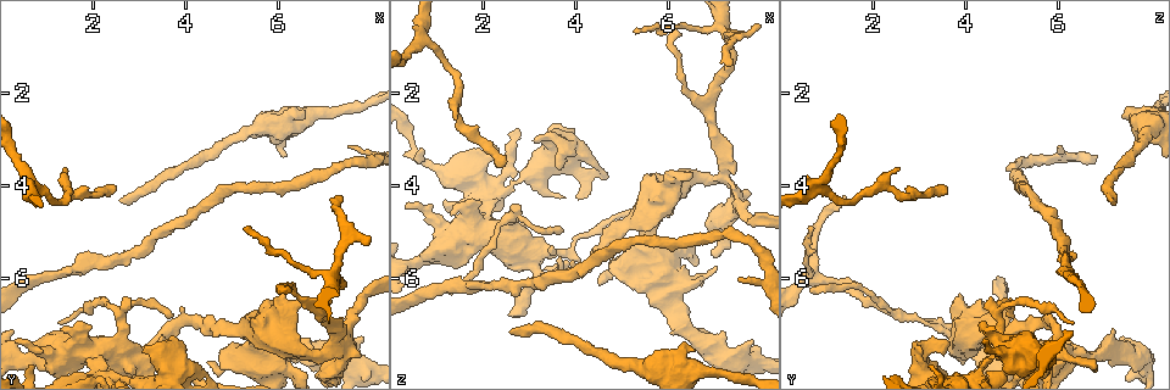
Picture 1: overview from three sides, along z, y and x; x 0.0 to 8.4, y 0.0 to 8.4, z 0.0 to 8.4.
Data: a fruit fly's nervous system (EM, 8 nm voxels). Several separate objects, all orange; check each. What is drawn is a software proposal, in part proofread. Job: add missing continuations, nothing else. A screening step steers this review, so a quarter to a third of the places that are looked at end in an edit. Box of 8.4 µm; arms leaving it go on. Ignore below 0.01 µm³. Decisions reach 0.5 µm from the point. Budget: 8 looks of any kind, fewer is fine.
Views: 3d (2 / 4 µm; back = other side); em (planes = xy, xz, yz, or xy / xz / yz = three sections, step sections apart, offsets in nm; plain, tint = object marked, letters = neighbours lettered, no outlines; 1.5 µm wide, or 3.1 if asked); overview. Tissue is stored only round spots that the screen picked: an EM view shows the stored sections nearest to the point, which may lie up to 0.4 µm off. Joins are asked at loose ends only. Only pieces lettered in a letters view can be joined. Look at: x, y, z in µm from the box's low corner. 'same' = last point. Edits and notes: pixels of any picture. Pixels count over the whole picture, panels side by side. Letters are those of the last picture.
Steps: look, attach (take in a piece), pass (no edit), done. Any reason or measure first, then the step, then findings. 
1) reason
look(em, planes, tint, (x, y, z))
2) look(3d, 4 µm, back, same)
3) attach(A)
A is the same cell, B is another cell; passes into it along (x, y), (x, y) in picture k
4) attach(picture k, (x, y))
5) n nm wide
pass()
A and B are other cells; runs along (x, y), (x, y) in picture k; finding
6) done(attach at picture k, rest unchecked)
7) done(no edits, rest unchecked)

an open end
look(3d, 4 µm, (2.55, 4.30, 7.15))

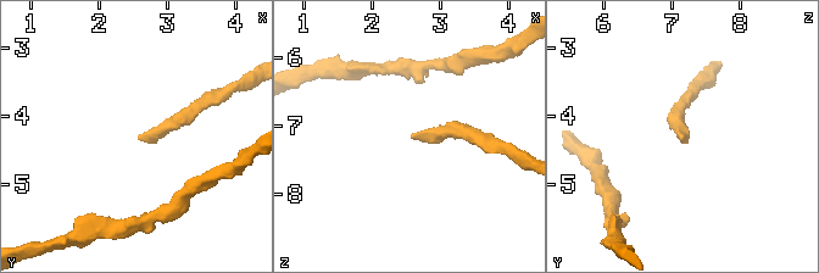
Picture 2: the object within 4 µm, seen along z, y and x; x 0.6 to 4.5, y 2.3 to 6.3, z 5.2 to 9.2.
need the tissue
look(em, xy, step 4, tint, (2.60, 4.30, 7.20))

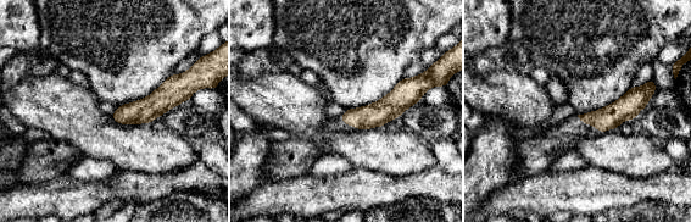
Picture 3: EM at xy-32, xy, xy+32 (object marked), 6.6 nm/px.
look(em, planes, letters, same)

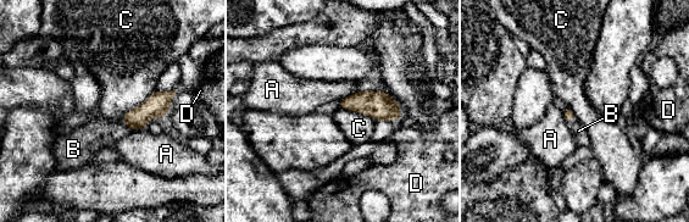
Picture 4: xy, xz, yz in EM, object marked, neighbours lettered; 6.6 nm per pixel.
attach(B)
B is the same cell, A, C and D are other cells; passes into it along (156, 105), (127, 125), (99, 133) in picture 4; it goes on there

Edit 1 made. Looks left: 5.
see it whole again
look(overview)

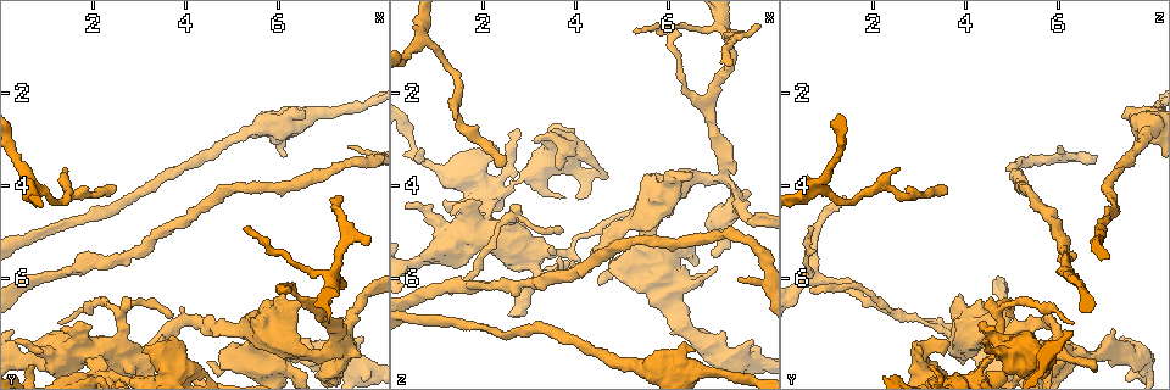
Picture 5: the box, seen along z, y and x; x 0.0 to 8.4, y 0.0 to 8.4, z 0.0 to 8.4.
branch stops here
look(3d, 4 µm, (2.40, 4.10, 3.65))

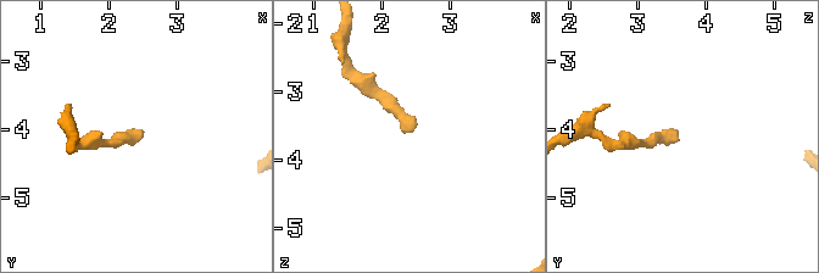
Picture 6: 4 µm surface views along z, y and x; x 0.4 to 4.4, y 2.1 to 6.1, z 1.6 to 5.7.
look(em, xz, step 8, tint, (2.45, 4.05, 3.55))

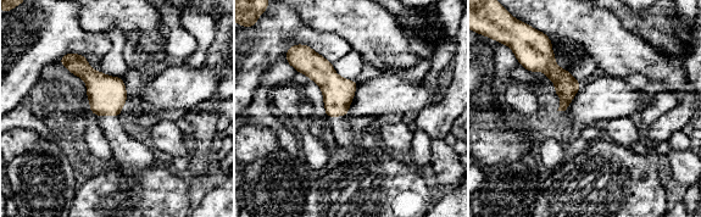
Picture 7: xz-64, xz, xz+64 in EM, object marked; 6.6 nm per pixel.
look(em, planes, letters, same)

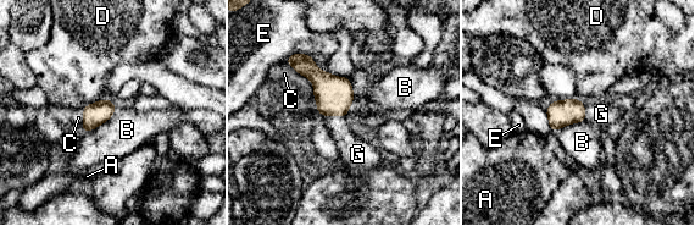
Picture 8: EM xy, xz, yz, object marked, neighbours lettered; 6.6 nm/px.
150 nm wide
attach(G)
G is the same cell, A, B, C, D and E are other cells; it goes on there

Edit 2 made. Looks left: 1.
done(attach at picture 4, attach at picture 8, rest unchecked)

